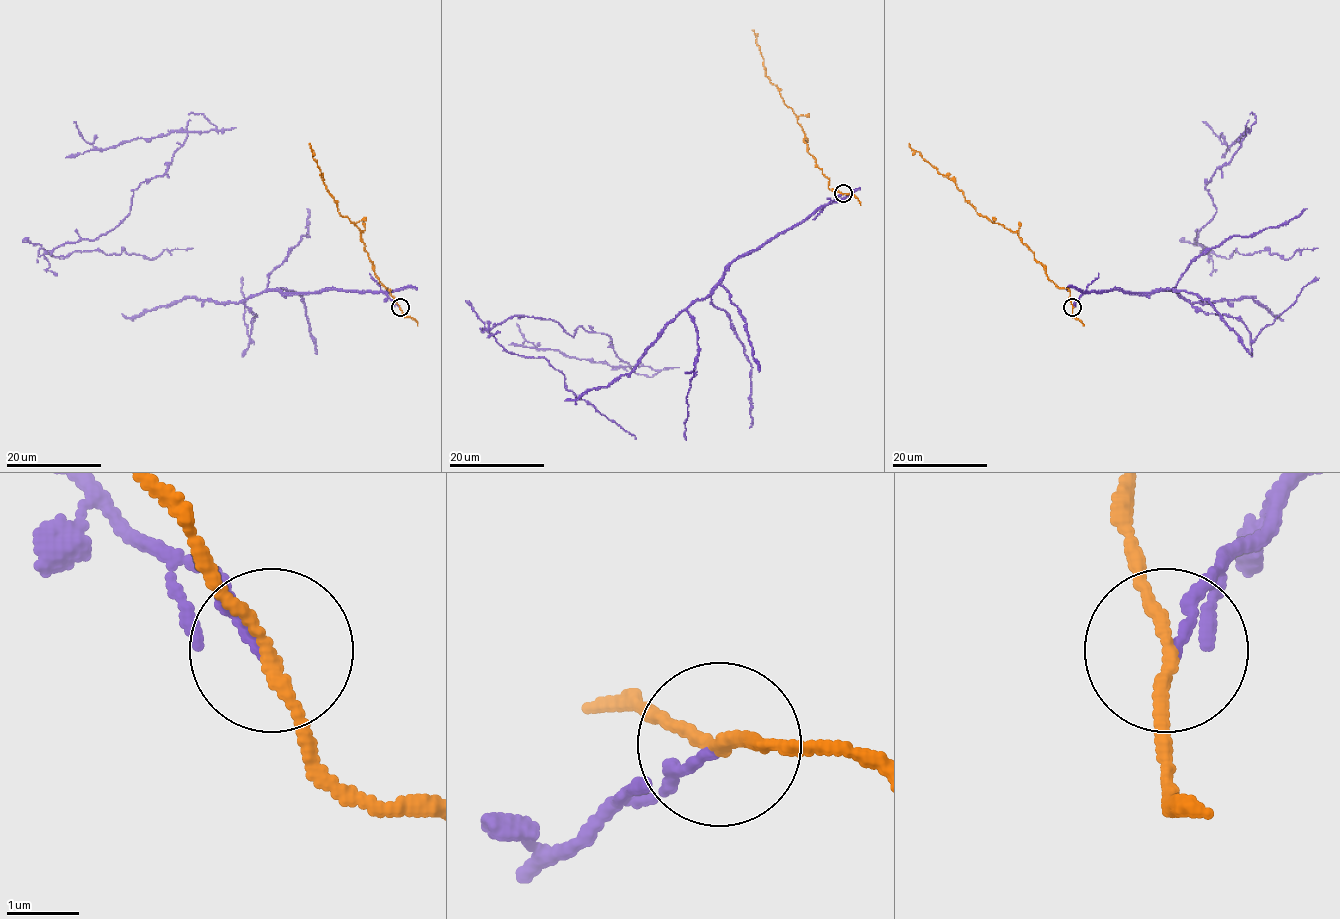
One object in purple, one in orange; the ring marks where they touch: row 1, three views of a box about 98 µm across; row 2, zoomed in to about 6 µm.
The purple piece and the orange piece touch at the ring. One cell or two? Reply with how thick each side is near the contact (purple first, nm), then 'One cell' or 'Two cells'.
Thickness 110 nm (purple) against 150 nm. Two cells

